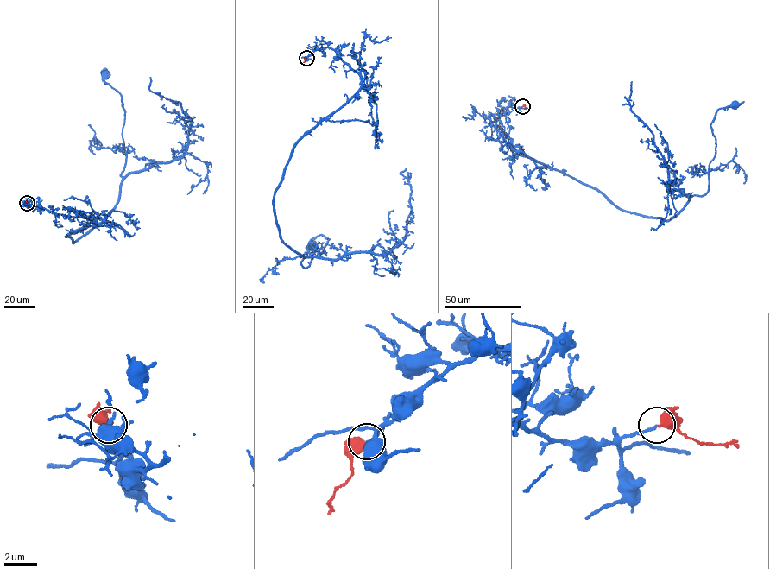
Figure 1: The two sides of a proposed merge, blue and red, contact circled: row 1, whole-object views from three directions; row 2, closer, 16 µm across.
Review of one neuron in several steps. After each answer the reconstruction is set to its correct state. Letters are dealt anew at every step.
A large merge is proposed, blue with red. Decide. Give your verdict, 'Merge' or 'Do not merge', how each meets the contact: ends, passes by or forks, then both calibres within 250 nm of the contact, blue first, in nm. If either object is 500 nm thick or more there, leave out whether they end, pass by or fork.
Merge. At the ring blue ends. At the ring red ends. Thickness 170 nm (blue) against 480 nm

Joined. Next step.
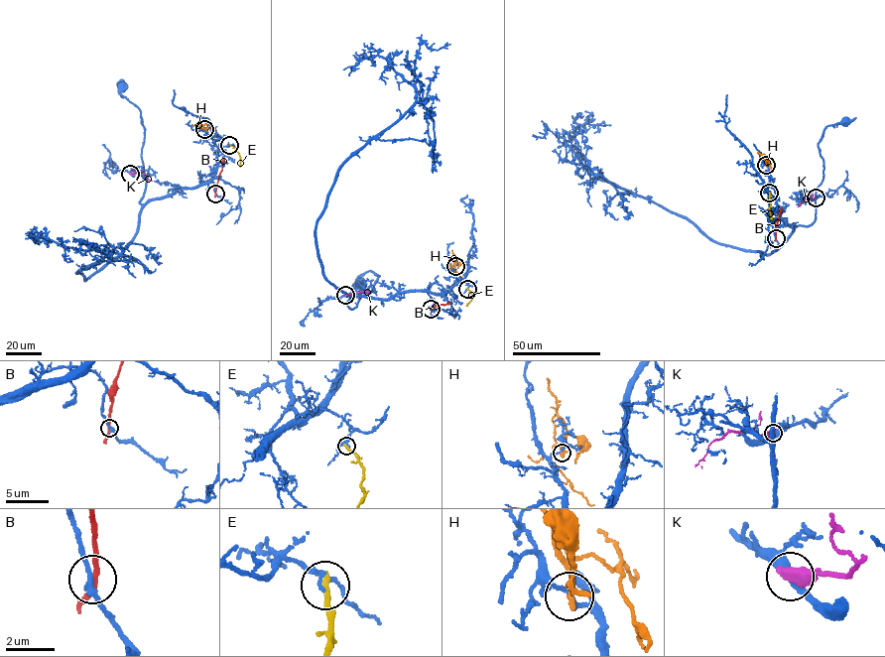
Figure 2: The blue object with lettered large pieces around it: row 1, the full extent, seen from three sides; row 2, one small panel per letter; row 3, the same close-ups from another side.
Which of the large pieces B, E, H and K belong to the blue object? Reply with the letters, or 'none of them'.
none of them

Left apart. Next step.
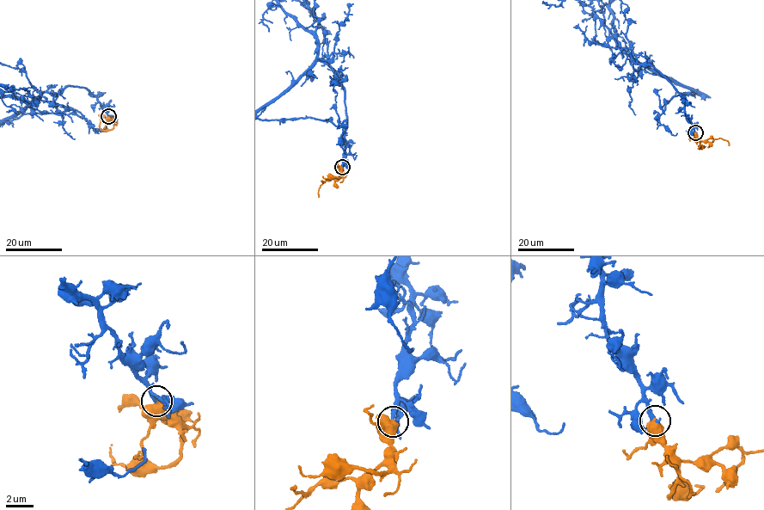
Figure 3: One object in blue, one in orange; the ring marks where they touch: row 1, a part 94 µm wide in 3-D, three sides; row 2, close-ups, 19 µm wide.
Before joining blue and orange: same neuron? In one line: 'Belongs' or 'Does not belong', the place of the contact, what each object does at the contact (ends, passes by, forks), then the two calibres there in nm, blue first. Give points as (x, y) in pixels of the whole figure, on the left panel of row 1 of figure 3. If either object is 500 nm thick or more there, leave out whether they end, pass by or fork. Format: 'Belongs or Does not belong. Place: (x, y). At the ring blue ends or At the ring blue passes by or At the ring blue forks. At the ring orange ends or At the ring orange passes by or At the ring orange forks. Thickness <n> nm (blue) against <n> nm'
Belongs. Place: (108, 116). Thickness 280 nm (blue) against 700 nm

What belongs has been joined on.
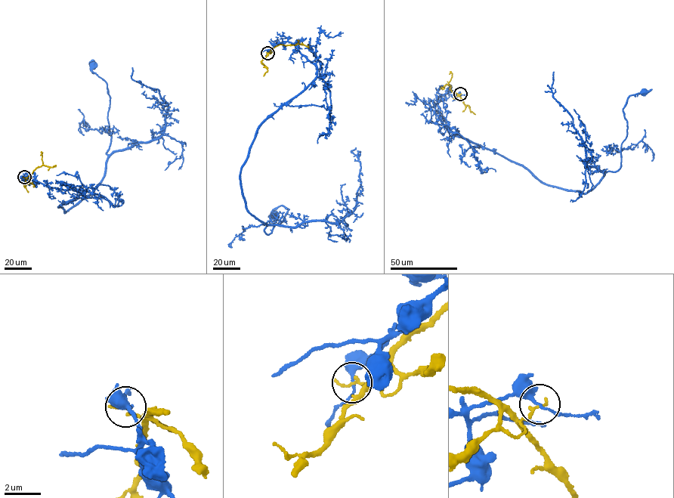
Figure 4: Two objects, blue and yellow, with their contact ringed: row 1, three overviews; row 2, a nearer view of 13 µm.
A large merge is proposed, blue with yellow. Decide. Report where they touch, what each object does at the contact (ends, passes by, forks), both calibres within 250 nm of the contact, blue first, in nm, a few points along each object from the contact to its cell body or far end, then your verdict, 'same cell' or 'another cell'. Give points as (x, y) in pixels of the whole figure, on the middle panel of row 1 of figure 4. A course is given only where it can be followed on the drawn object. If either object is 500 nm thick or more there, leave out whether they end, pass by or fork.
place (267, 53); blue passes by; yellow ends; calibres 200 and 180 nm; course blue (267, 53), (291, 42), (316, 74), (259, 126), (242, 167), (245, 207), (267, 234), (289, 209), (275, 213); course yellow (267, 53), (279, 44), (296, 44), (297, 40); another cell

